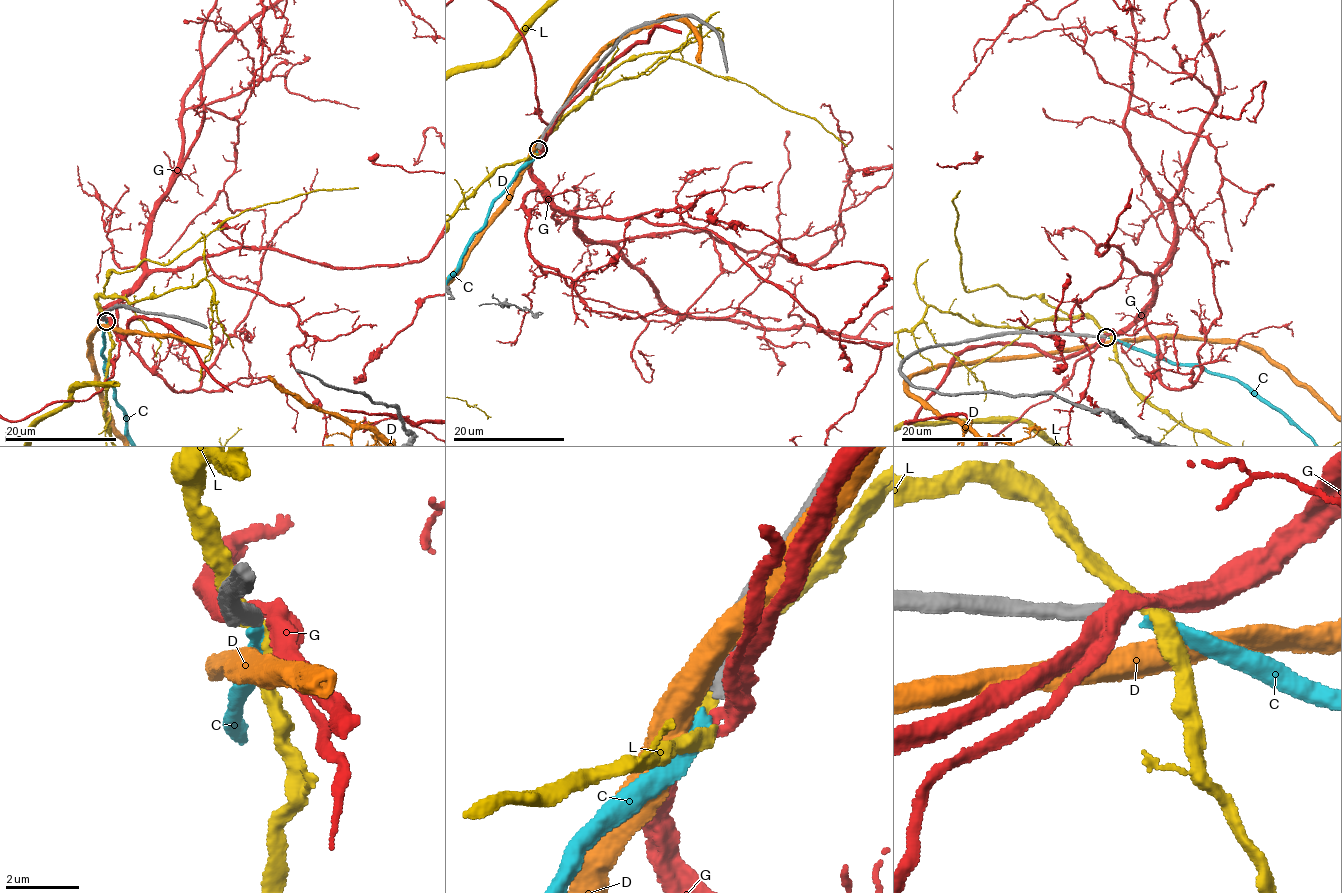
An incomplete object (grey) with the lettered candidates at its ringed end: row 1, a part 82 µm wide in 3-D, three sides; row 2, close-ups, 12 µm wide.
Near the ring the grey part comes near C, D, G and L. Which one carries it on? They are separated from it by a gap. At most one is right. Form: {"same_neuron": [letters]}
{"same_neuron": ["C"]}

